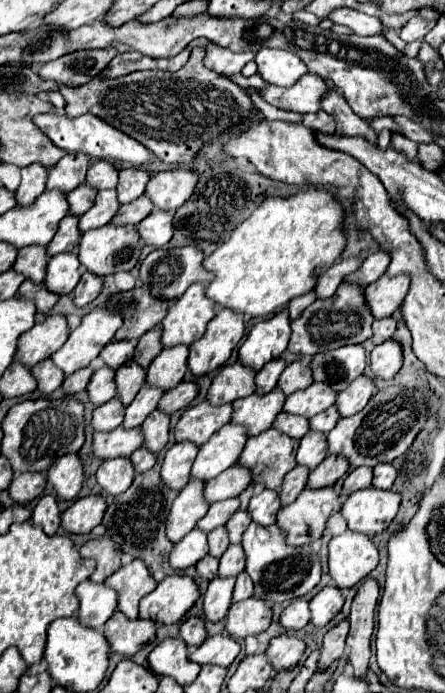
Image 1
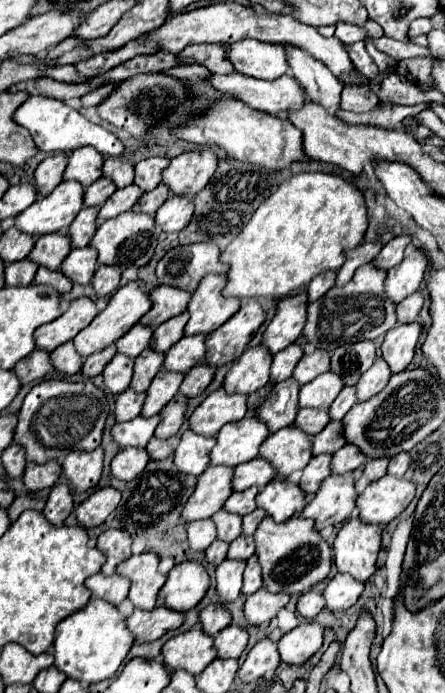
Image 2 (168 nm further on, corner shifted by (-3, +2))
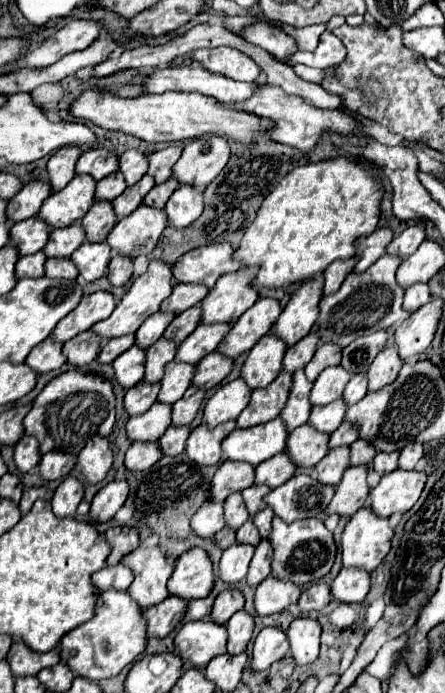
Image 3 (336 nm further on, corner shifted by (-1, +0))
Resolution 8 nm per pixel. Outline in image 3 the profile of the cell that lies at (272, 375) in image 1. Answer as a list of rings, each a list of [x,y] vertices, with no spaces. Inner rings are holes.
[[[309,332],[295,346],[287,348],[287,352],[283,356],[283,372],[293,374],[295,370],[305,368],[307,362],[313,358],[315,350],[317,350],[317,344],[319,344],[319,334],[317,332]]]

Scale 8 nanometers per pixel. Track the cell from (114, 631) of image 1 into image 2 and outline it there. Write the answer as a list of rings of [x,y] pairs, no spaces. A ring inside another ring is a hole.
[[[159,606],[153,610],[135,610],[129,618],[129,630],[135,634],[135,642],[153,642],[167,630],[177,630],[185,622],[185,614]]]

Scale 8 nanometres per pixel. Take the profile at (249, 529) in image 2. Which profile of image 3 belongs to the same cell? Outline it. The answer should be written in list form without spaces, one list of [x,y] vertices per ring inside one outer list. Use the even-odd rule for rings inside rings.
[[[265,508],[257,516],[253,516],[253,524],[259,528],[259,534],[263,538],[267,538],[271,532],[271,518],[273,518],[273,510],[269,510],[269,508]]]

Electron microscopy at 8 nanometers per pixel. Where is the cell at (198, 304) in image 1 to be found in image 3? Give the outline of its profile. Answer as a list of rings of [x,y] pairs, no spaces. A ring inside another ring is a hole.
[[[255,268],[223,274],[201,300],[203,314],[199,324],[233,324],[245,310],[249,310],[257,300],[257,290],[249,286],[255,274]]]

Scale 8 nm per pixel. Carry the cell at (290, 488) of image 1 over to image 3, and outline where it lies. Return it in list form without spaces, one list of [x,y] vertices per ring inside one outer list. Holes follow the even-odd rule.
[[[339,446],[339,448],[331,448],[329,454],[315,466],[315,474],[319,482],[327,486],[337,486],[337,482],[341,480],[347,468],[349,468],[349,448]]]

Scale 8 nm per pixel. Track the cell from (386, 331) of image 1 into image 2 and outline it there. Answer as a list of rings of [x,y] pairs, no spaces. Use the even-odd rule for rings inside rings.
[[[417,290],[411,296],[407,296],[403,302],[397,304],[397,320],[399,324],[409,324],[417,318],[419,310],[423,306],[423,294]]]

